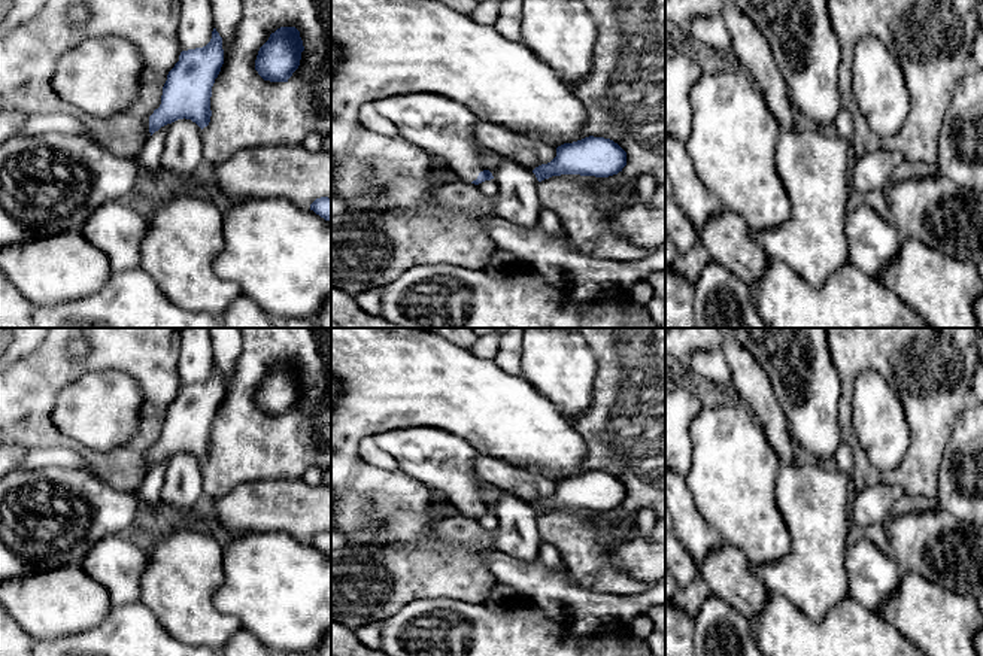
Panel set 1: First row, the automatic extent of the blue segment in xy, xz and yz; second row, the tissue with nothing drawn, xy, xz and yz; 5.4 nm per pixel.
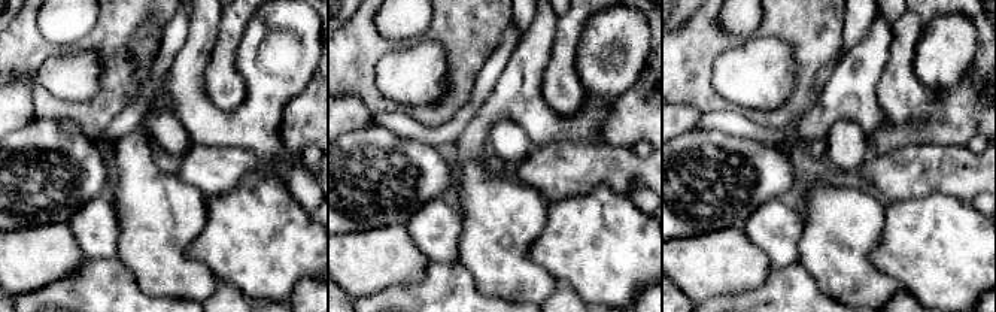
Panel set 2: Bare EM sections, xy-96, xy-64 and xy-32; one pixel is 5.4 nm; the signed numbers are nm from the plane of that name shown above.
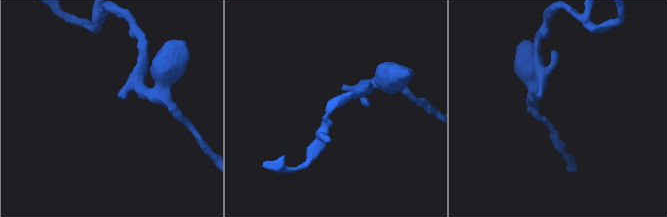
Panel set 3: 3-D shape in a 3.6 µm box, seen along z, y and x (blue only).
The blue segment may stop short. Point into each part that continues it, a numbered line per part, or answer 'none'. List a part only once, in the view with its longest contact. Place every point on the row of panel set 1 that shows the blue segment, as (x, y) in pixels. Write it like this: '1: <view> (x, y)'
1: xz (442, 127)

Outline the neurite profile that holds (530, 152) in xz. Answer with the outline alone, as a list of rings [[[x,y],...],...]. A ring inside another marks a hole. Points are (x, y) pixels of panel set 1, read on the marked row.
[[[477,119],[474,136],[485,152],[509,158],[531,171],[556,157],[556,148],[543,139],[513,131],[497,122]]]

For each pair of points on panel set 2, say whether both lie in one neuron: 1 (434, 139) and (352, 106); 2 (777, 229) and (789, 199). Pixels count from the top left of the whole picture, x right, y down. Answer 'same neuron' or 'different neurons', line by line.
1: different neurons
2: different neurons

